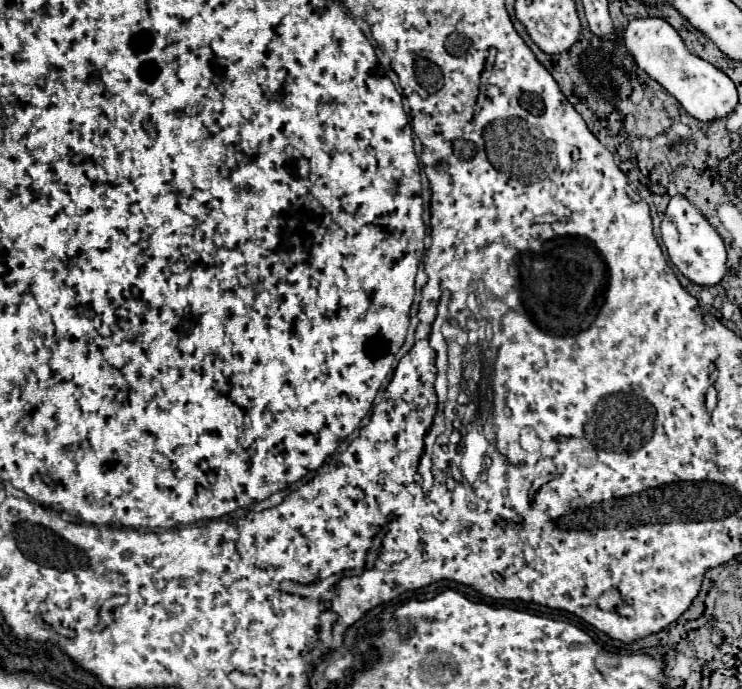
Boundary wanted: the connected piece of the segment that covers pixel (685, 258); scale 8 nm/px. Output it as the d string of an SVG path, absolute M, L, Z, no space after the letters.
M674 196L666 208L662 220L662 242L668 250L672 264L692 282L700 286L714 286L726 274L726 248L718 232L708 220L682 196Z

